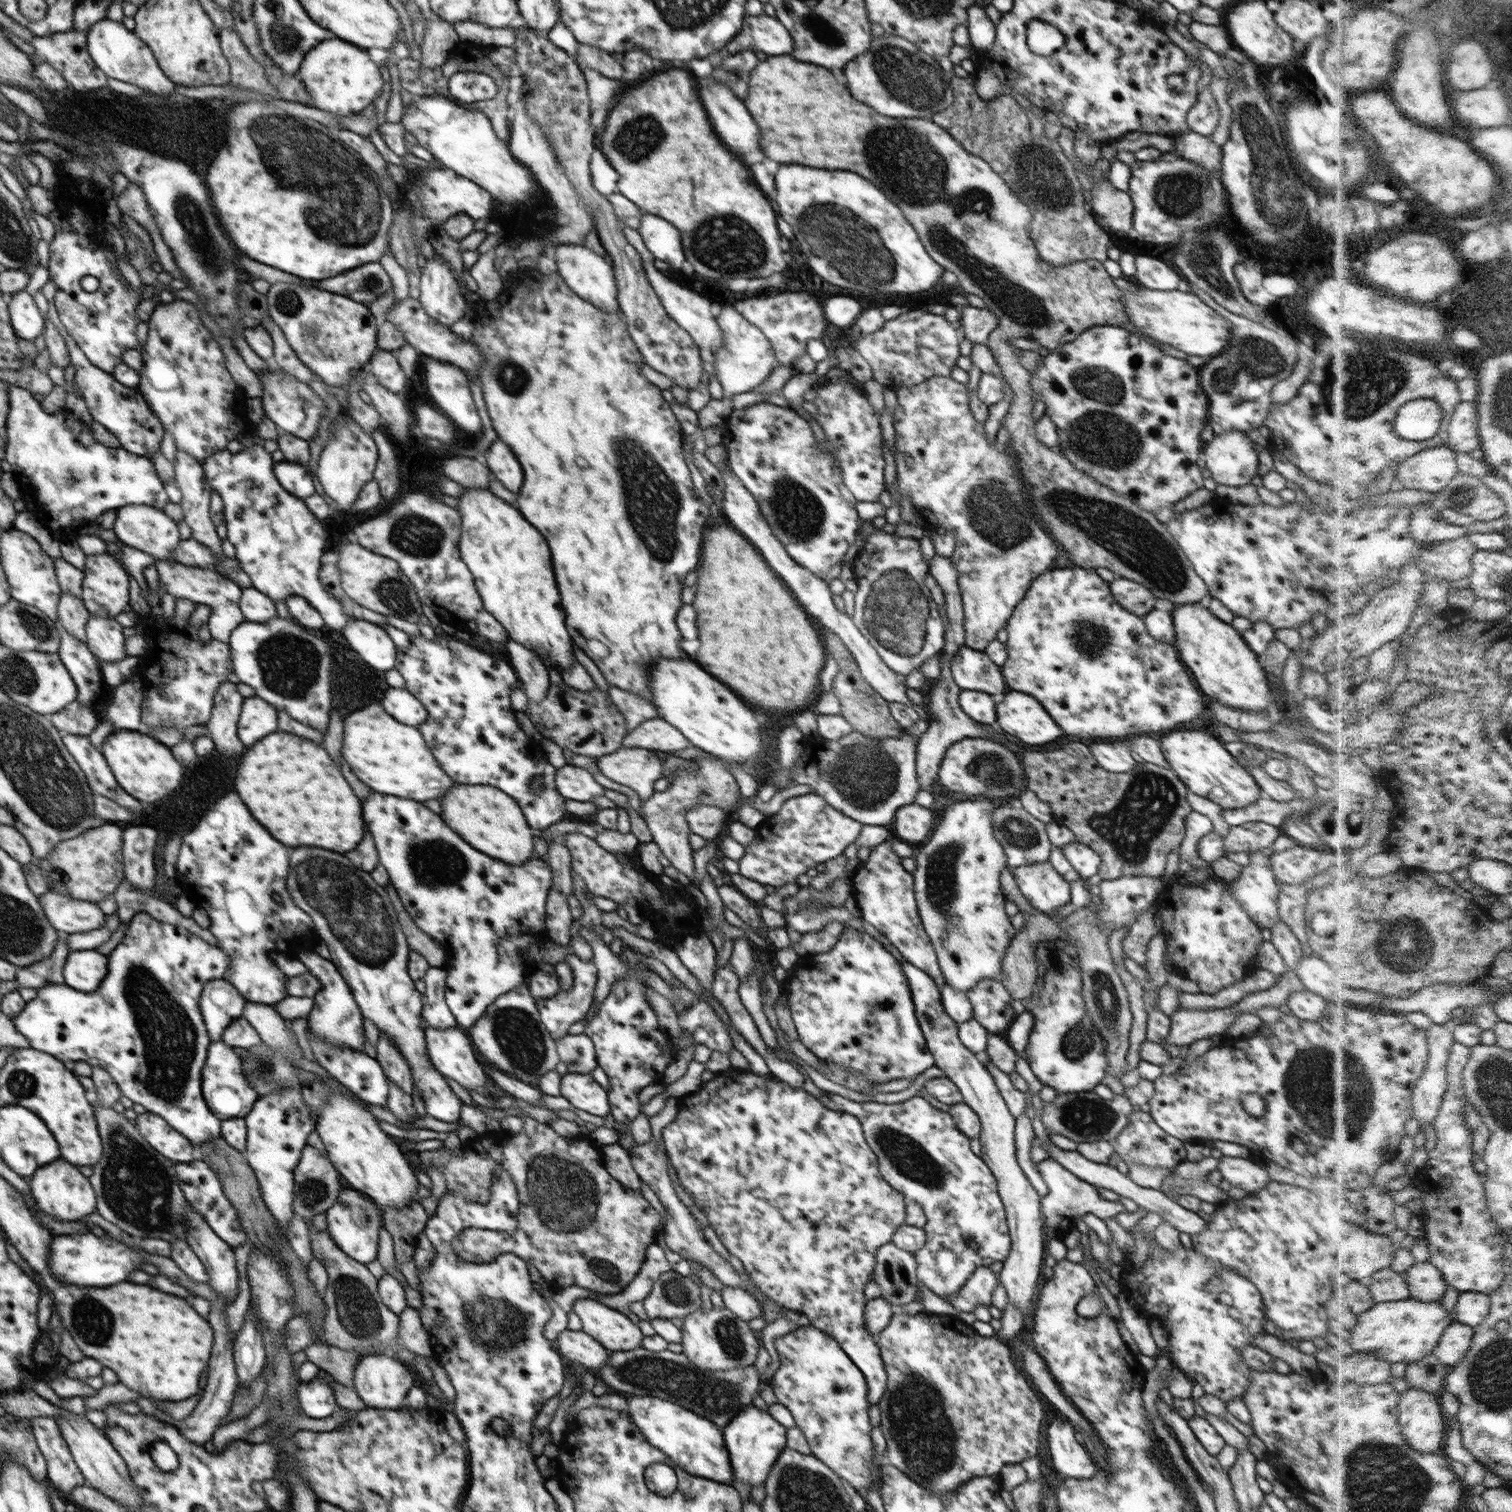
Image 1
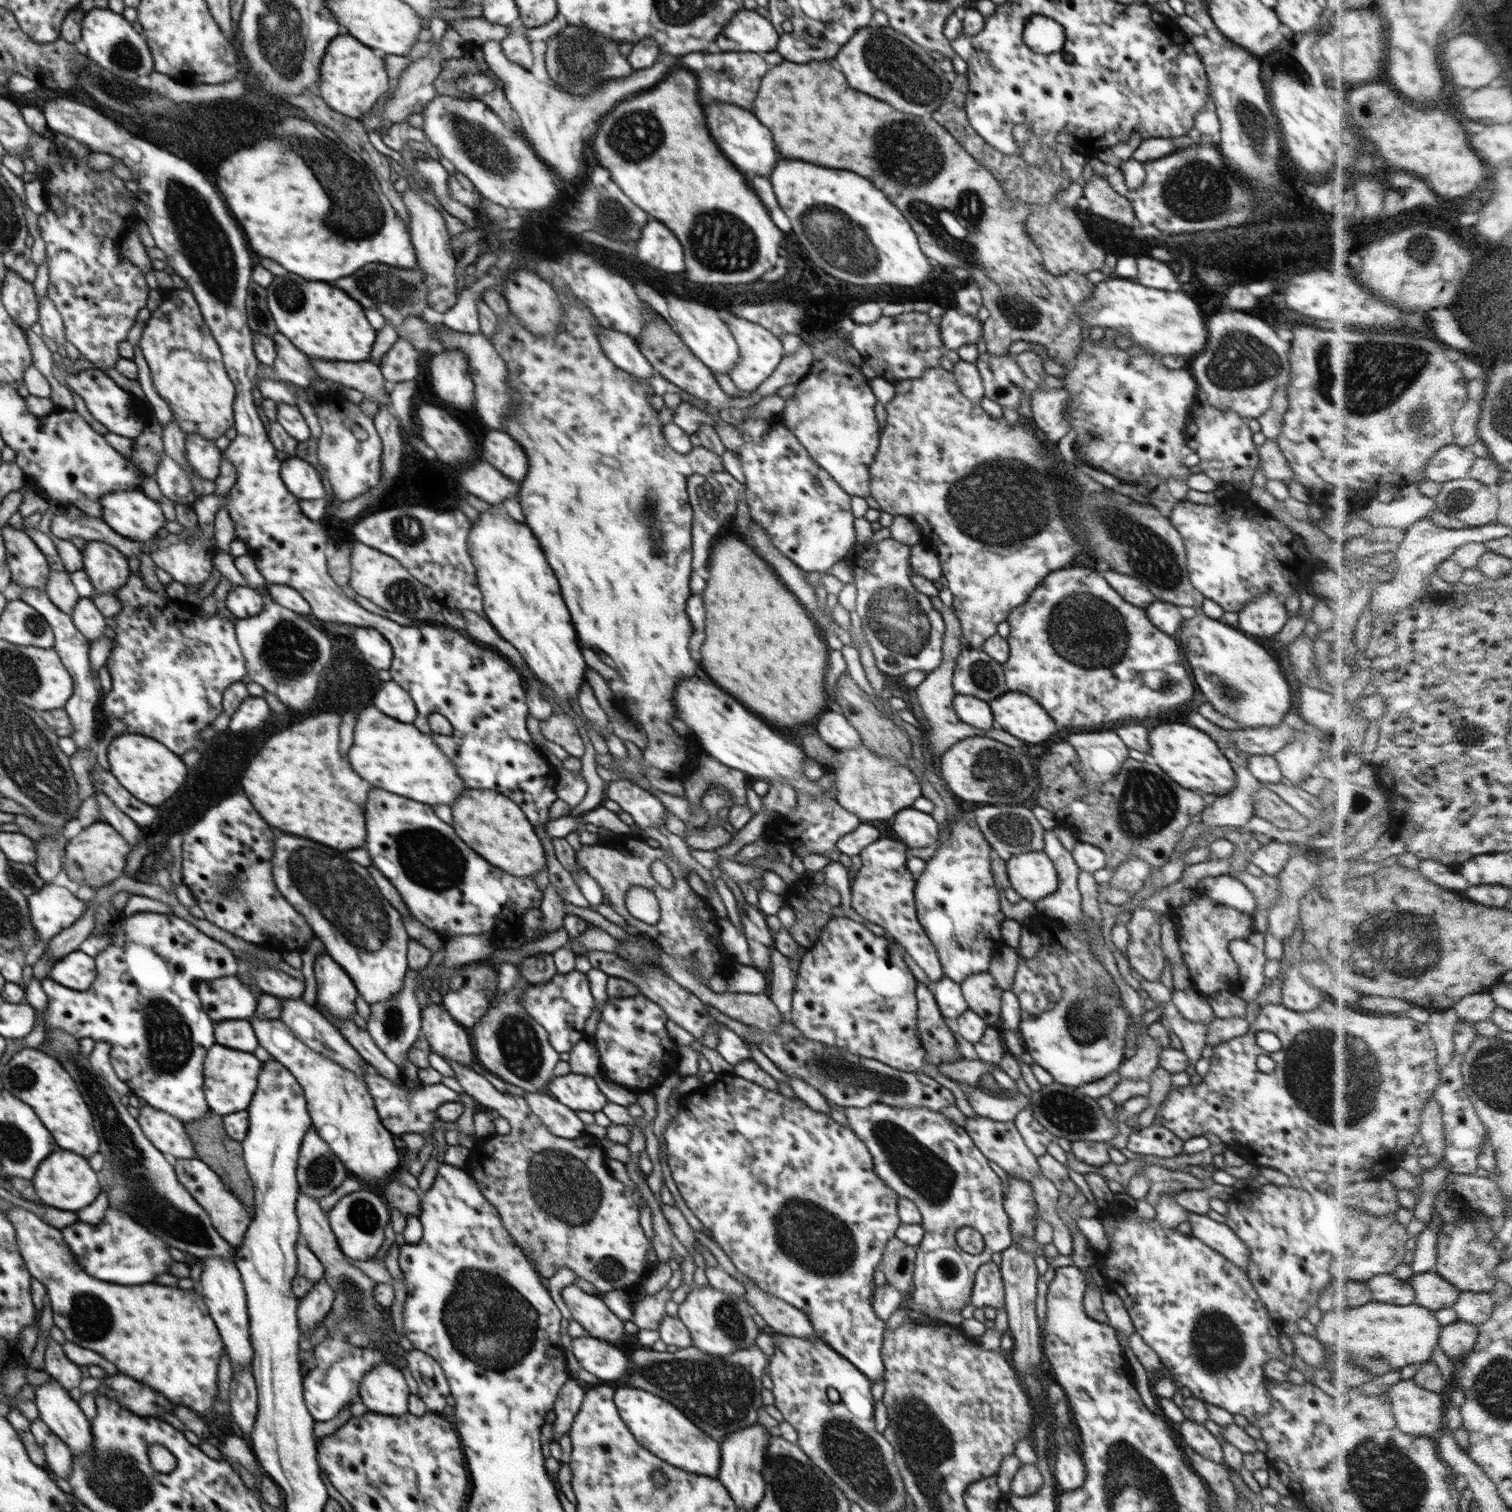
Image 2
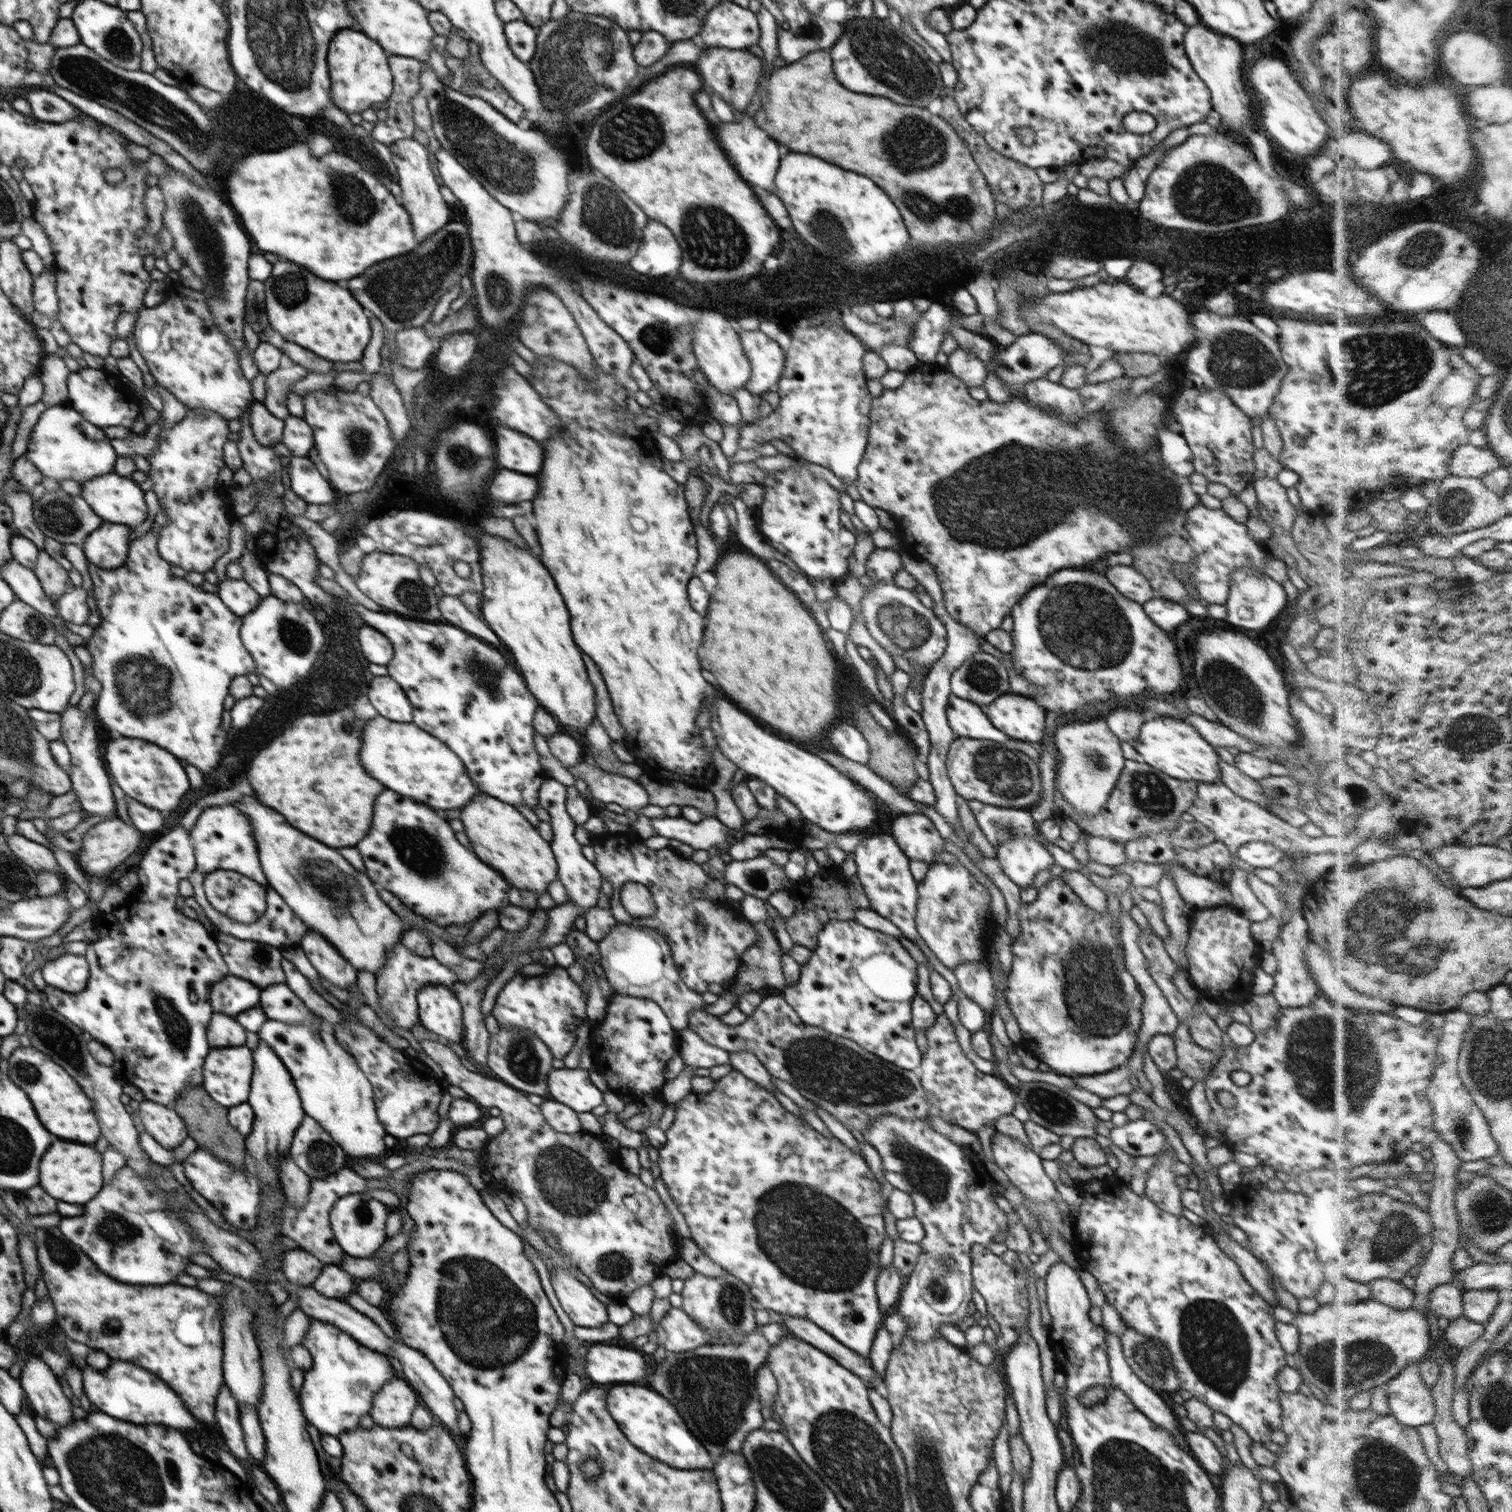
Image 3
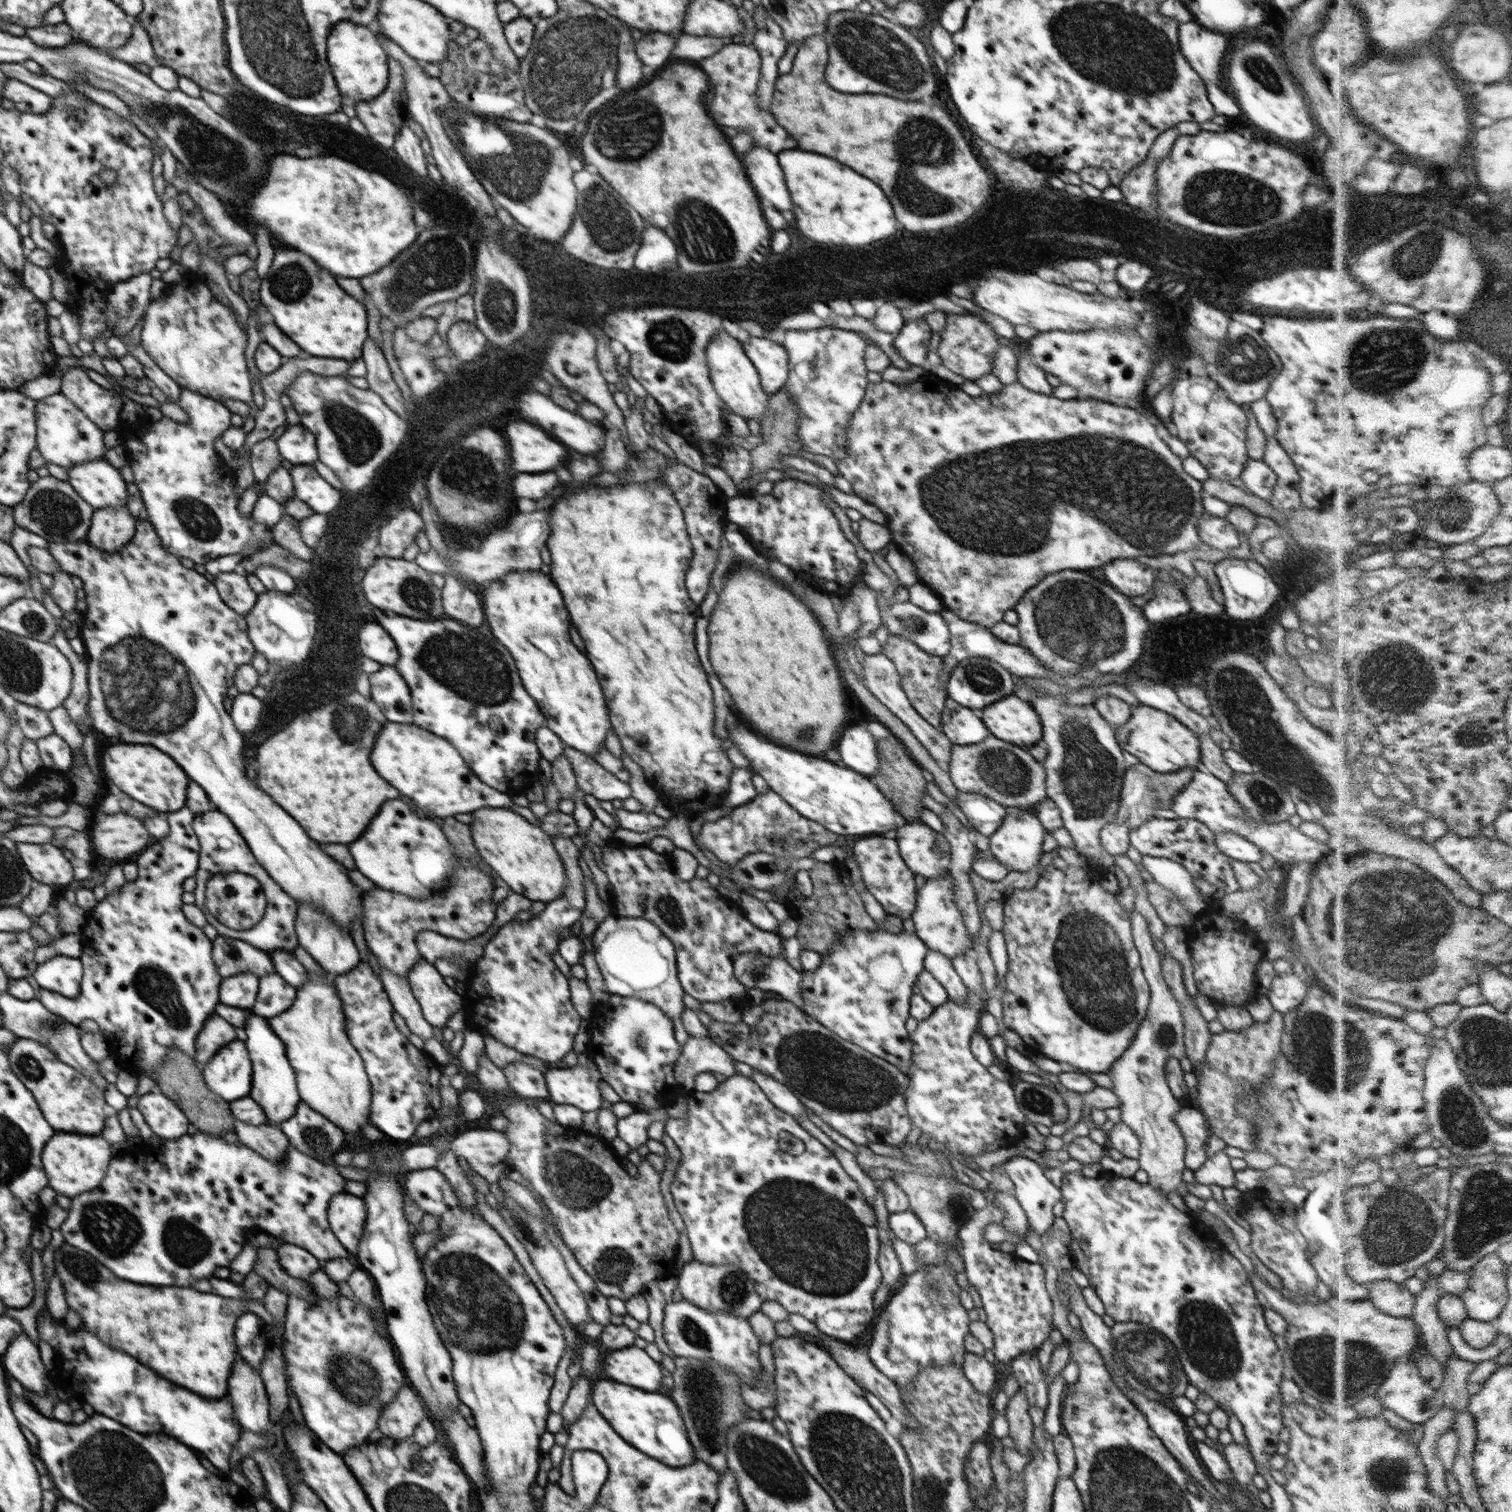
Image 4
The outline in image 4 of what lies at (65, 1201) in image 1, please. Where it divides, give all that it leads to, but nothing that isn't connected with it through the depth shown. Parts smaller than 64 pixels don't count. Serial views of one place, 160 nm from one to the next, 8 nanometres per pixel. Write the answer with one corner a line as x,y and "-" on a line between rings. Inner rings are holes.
56,1134
50,1138
50,1142
44,1145
41,1158
42,1169
48,1178
48,1187
53,1188
57,1194
68,1196
72,1199
82,1193
90,1192
102,1183
107,1174
110,1161
113,1159
110,1151
110,1143
100,1136
82,1136
82,1134

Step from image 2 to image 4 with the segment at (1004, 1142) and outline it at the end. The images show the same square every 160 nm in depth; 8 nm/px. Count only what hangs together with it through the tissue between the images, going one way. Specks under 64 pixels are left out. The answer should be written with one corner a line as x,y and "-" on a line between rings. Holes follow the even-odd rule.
1013,1156
1003,1162
1008,1178
1014,1183
1013,1194
1026,1213
1029,1226
1036,1234
1045,1233
1054,1222
1054,1204
1061,1200
1061,1190
1044,1175
1036,1161

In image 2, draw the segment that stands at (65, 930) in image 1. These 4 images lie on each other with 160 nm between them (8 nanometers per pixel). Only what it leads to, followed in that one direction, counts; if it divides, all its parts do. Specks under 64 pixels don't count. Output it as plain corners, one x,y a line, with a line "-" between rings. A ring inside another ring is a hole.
53,883
44,884
28,899
31,921
37,930
37,937
43,942
72,926
87,909
87,903
68,888

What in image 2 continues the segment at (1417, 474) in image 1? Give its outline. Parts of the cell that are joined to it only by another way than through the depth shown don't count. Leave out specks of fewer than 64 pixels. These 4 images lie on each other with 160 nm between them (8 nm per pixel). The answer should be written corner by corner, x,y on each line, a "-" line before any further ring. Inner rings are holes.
1457,443
1452,444
1440,449
1437,452
1437,455
1434,456
1432,460
1428,461
1426,467
1427,473
1425,476
1427,476
1429,480
1442,483
1472,476
1471,470
1473,469
1475,460
1477,458
1476,452
1472,450
1472,447
1458,445

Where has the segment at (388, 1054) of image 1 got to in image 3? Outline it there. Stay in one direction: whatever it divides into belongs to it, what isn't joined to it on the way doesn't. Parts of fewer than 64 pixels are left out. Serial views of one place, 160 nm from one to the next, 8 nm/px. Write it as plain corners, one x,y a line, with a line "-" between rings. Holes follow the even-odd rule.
399,940
385,960
385,965
377,974
376,992
378,1004
381,1008
379,1018
386,1028
396,1034
395,1026
412,1030
413,1026
419,1022
419,1006
417,994
421,988
433,985
444,985
453,987
459,981
458,975
451,968
446,968
440,964
433,956
424,957
411,953
411,950
403,945

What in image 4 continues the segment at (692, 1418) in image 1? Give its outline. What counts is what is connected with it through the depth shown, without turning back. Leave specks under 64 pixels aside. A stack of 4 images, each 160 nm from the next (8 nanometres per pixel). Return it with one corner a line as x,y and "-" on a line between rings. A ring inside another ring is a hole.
608,1378
596,1382
591,1392
595,1408
630,1446
674,1468
688,1466
696,1460
694,1447
686,1434
686,1426
670,1398

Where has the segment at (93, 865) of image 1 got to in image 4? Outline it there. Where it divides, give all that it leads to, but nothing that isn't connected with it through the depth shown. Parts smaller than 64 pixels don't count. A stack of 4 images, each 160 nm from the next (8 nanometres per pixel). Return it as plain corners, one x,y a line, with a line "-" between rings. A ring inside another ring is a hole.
112,814
102,822
98,818
92,823
92,838
89,838
96,858
111,864
128,861
132,854
149,845
151,835
138,818
128,814

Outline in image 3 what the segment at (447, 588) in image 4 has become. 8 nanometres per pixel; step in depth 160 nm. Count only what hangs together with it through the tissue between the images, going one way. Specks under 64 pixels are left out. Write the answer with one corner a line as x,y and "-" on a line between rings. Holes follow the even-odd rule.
447,596
439,599
439,611
445,623
456,626
474,637
483,638
497,646
500,641
496,634
485,624
483,618
476,616
463,604
460,597

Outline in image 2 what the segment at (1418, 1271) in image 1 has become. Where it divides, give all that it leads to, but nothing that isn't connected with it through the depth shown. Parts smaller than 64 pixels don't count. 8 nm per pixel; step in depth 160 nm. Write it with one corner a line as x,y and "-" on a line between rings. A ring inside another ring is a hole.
1438,1270
1413,1275
1411,1281
1417,1290
1417,1302
1433,1311
1456,1306
1463,1293

